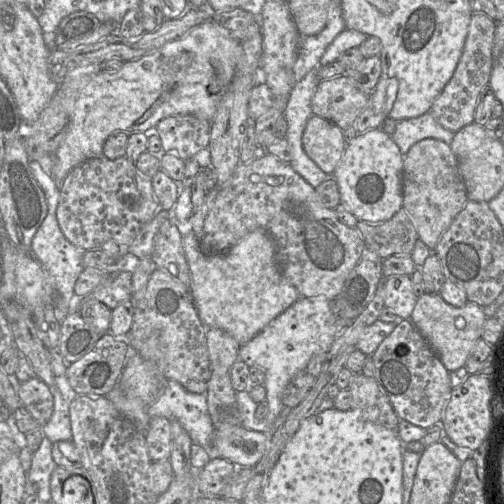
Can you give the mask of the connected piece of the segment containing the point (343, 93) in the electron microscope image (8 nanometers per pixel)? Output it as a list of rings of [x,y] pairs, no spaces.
[[[348,74],[323,79],[312,97],[313,115],[322,117],[340,129],[354,125],[369,102],[370,94],[361,92]]]

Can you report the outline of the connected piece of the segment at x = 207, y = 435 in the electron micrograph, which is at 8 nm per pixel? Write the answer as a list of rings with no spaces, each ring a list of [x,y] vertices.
[[[164,379],[162,392],[148,406],[148,414],[151,418],[165,417],[168,420],[178,421],[190,436],[192,443],[203,447],[212,458],[218,457],[214,453],[213,434],[215,428],[208,411],[206,394],[189,392],[179,382]]]

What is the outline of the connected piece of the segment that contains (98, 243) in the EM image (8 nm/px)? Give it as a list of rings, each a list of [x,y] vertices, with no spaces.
[[[103,155],[89,159],[77,167],[73,168],[70,173],[66,176],[63,183],[59,185],[60,189],[60,199],[57,207],[57,220],[59,227],[66,237],[66,239],[73,245],[83,249],[83,250],[97,250],[103,248],[103,244],[112,240],[122,247],[128,247],[135,240],[140,229],[147,224],[160,210],[160,203],[152,187],[152,182],[150,179],[145,178],[135,167],[134,163],[131,162],[126,156],[117,158],[115,160],[109,160]]]

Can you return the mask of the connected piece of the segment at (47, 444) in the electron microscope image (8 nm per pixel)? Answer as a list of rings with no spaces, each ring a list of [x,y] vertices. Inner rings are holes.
[[[43,437],[40,447],[32,455],[32,464],[26,472],[26,480],[29,484],[33,483],[34,493],[38,495],[39,489],[50,488],[50,479],[56,464],[52,458],[53,443]]]

